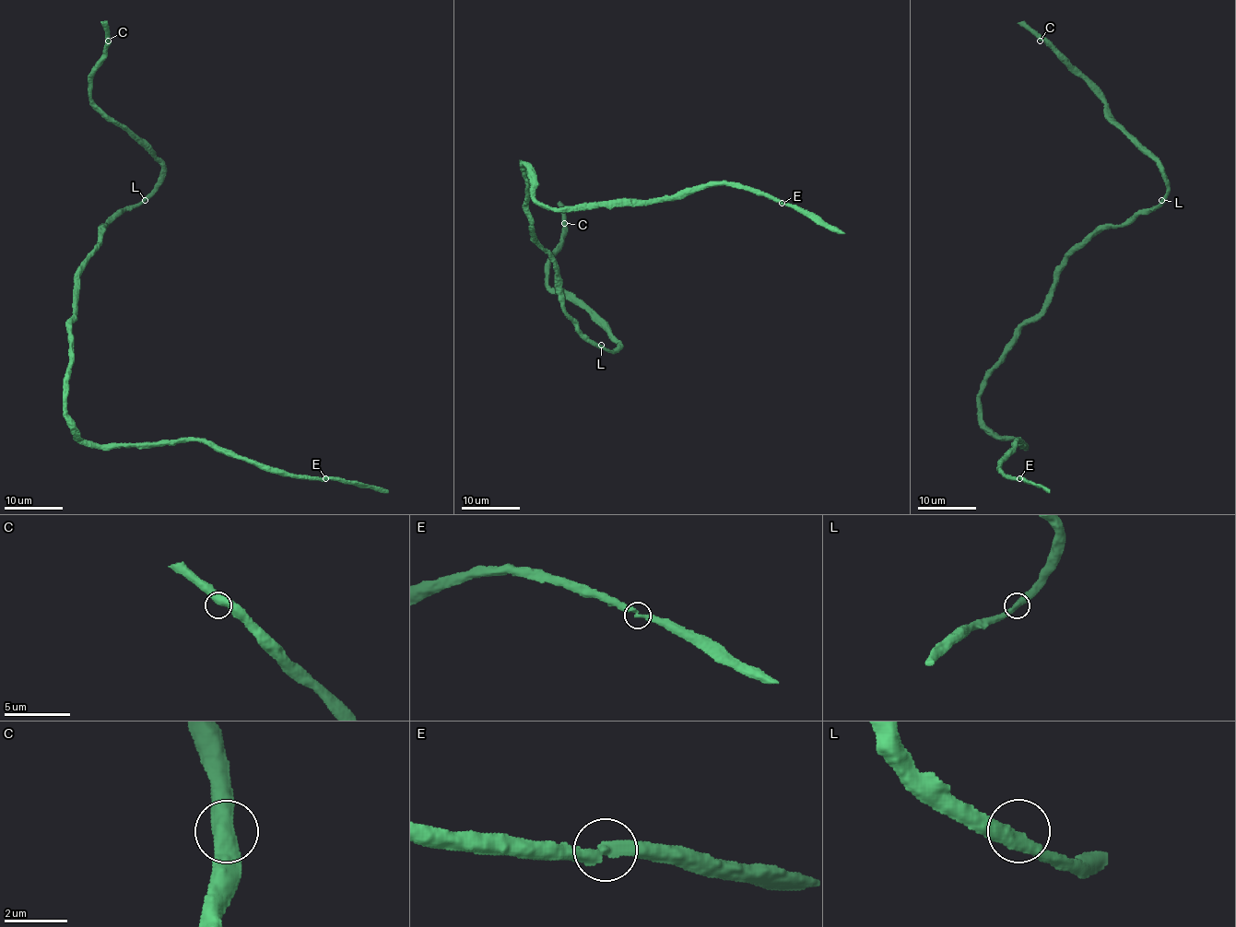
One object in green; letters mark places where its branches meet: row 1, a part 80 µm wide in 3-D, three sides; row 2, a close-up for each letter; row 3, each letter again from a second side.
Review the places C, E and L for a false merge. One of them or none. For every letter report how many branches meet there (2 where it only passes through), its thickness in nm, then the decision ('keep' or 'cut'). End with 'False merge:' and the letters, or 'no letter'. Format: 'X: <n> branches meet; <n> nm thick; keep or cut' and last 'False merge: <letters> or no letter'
C: 2 branches meet; 480 nm thick; keep
E: 2 branches meet; 360 nm thick; keep
L: 2 branches meet; 440 nm thick; keep
False merge: no letter

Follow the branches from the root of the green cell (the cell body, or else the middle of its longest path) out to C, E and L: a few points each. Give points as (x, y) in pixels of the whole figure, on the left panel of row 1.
C: (70, 327), (76, 272), (98, 248), (99, 233), (152, 191), (162, 169), (91, 99), (91, 69), (108, 41)
E: (70, 327), (65, 409), (74, 434), (81, 440), (95, 444), (200, 440), (289, 474), (324, 478)
L: (70, 327), (70, 319), (74, 314), (76, 272), (98, 248), (99, 233), (120, 213), (145, 200)

